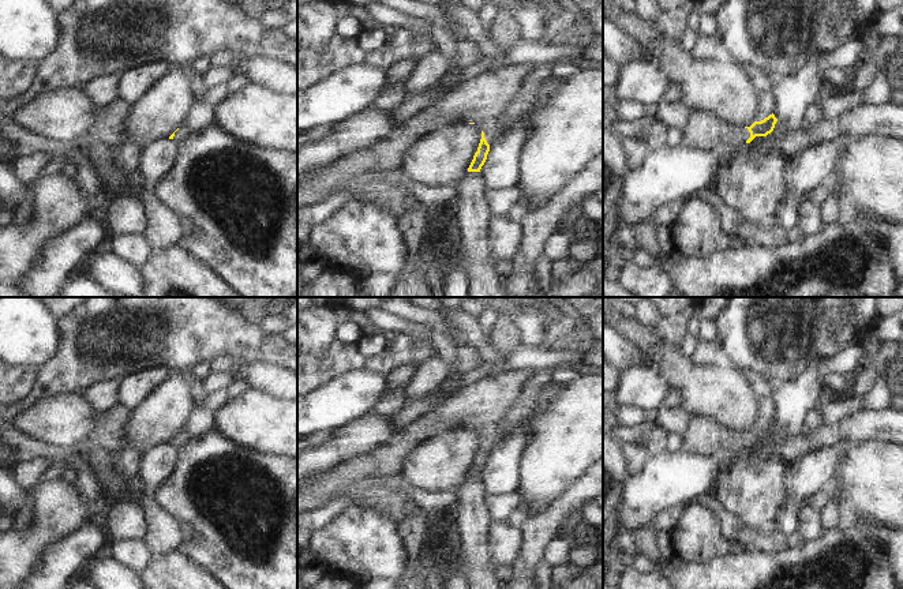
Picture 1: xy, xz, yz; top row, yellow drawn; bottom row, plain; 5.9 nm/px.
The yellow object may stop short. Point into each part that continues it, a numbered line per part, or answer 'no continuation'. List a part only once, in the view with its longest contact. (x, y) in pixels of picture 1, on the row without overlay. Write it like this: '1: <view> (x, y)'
1: yz (703, 435)

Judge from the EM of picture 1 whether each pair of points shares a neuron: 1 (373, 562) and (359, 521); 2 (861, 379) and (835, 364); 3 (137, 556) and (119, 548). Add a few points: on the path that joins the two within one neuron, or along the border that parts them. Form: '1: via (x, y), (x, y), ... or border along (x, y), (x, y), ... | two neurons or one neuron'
1: via (373, 552), (363, 540), (360, 531) | one neuron
2: border along (870, 352), (857, 372) | two neurons
3: via (132, 554), (123, 550) | one neuron

